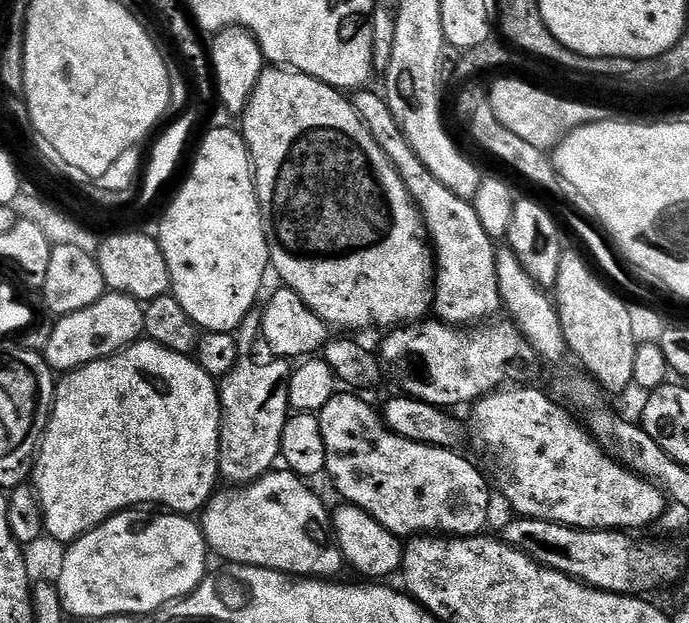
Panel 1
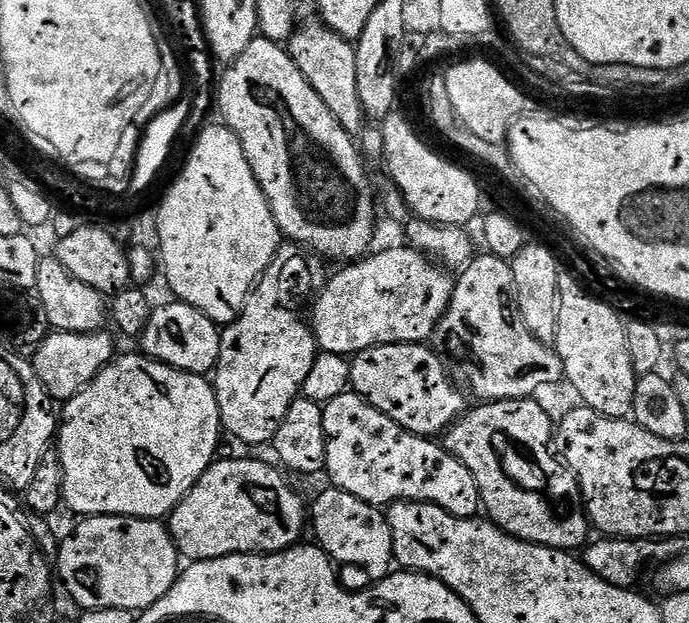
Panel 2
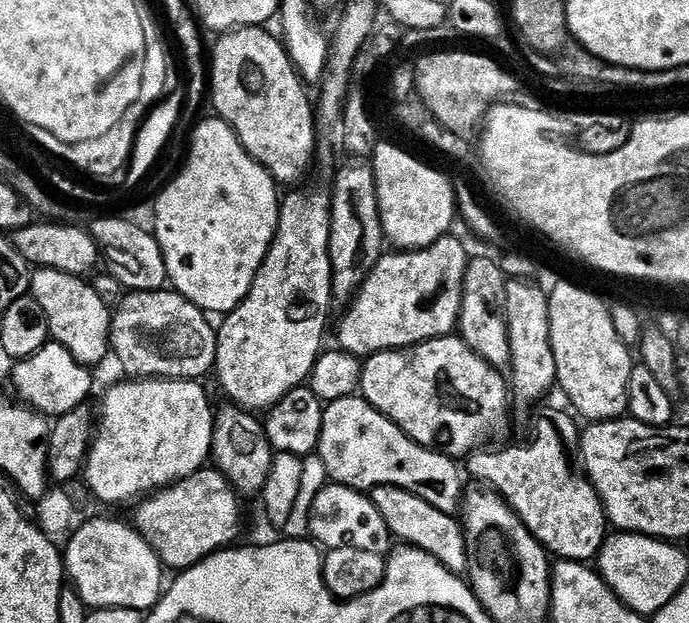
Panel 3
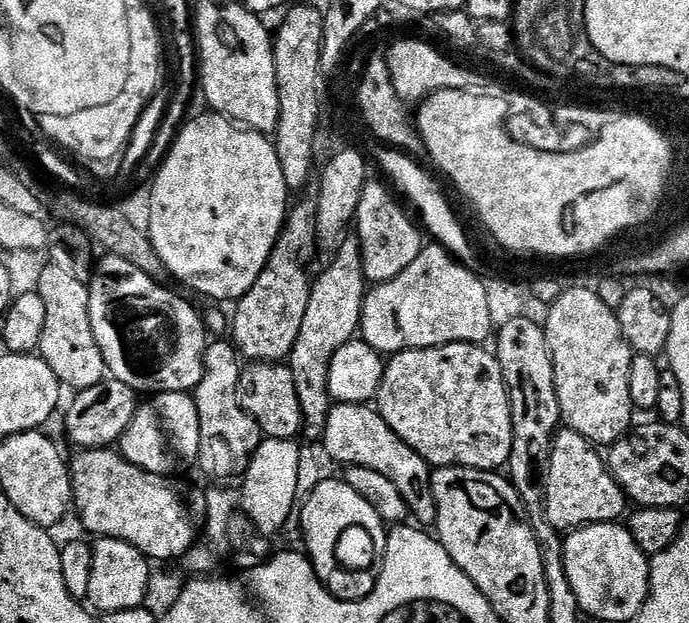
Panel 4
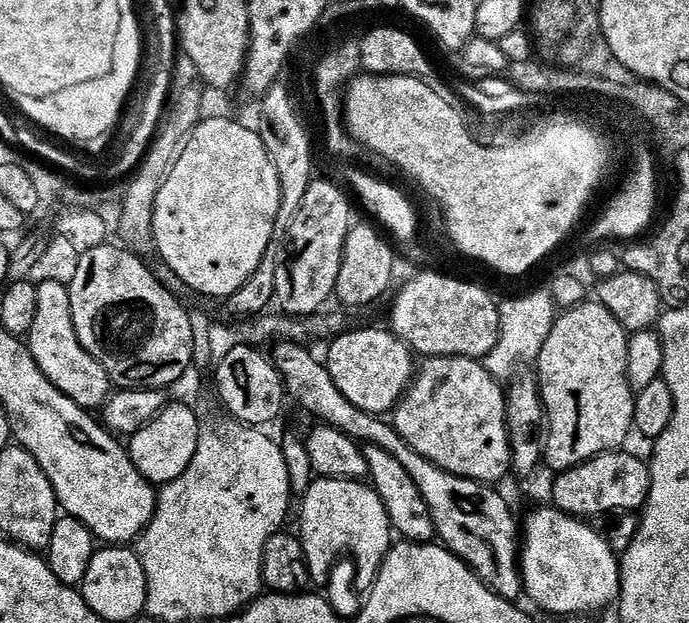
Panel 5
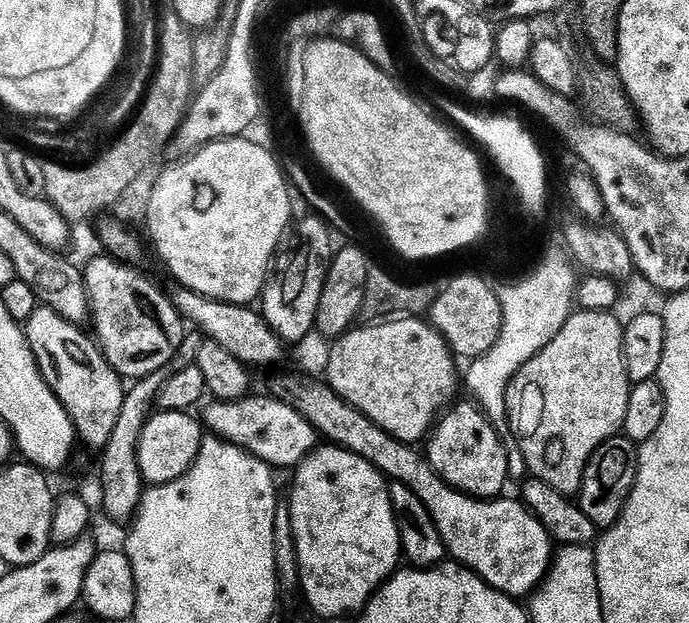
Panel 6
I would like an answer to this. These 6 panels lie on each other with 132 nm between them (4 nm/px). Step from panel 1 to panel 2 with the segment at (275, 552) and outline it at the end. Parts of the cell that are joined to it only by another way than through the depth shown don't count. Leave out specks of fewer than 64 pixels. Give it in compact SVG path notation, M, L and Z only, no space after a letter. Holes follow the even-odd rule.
M217 458L212 461L211 466L202 474L202 478L184 495L180 505L166 520L168 532L185 561L213 560L233 556L239 552L284 552L301 543L303 536L300 535L303 534L304 528L306 532L306 504L300 501L299 494L288 485L289 477L275 463L272 464L267 464L264 460Z

